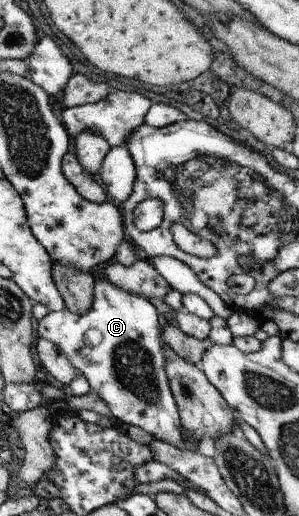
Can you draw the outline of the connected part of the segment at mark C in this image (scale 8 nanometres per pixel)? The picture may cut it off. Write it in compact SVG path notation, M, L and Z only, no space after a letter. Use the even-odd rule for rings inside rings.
M94 281L92 303L85 314L63 309L48 311L37 321L39 337L50 340L69 359L69 362L84 376L91 391L107 405L112 418L126 425L139 427L157 441L182 451L197 451L199 441L189 435L184 437L178 408L172 397L164 371L161 328L157 323L155 308L143 297L119 290L107 281Z

